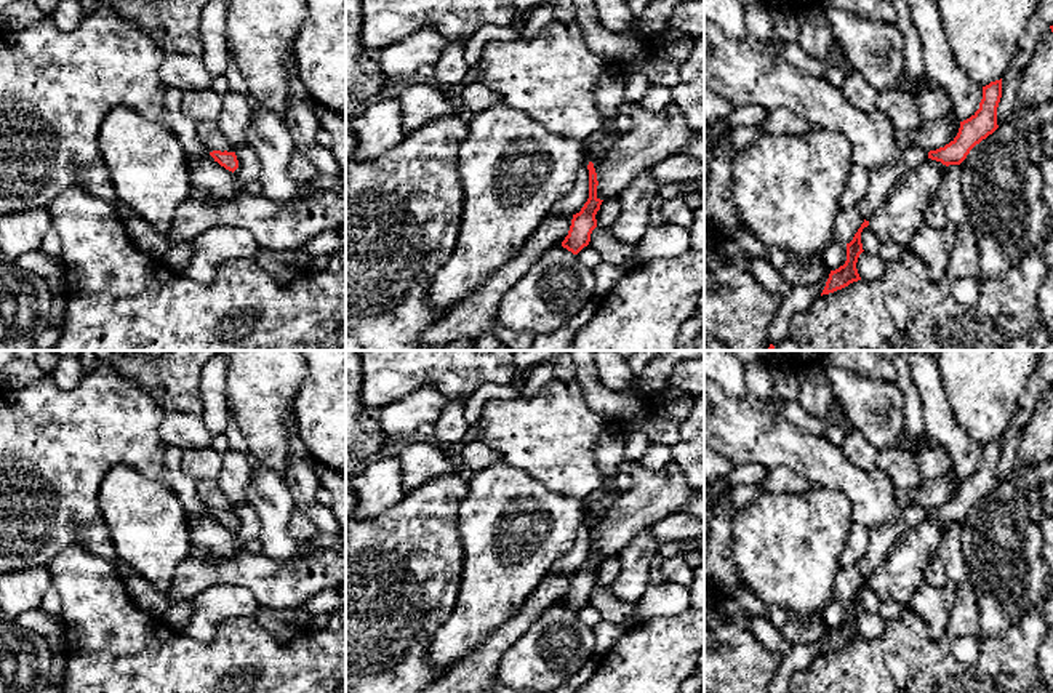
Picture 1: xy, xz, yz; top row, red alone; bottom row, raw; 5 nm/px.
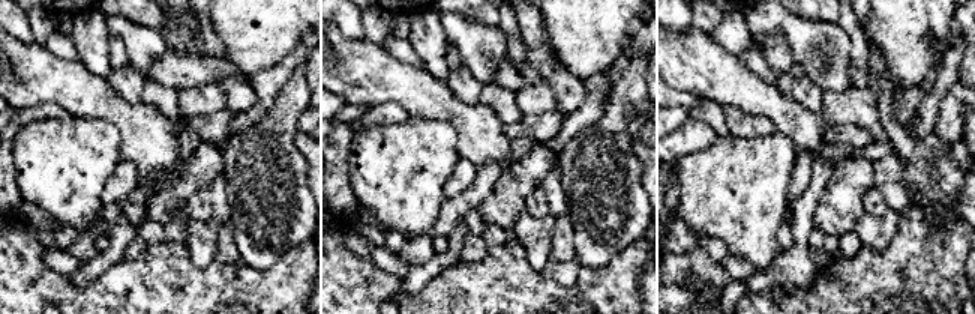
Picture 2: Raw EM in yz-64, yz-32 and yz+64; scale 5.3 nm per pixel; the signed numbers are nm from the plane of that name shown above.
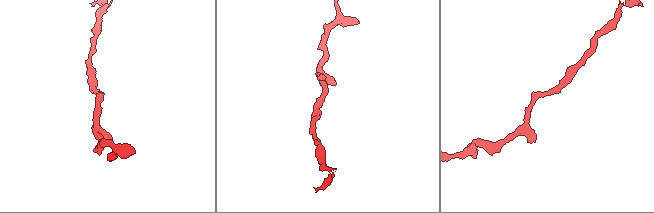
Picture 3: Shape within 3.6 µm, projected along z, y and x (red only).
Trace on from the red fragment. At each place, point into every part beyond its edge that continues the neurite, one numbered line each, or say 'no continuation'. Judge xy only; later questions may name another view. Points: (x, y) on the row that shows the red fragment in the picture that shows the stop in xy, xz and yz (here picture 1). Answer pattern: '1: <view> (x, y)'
no continuation

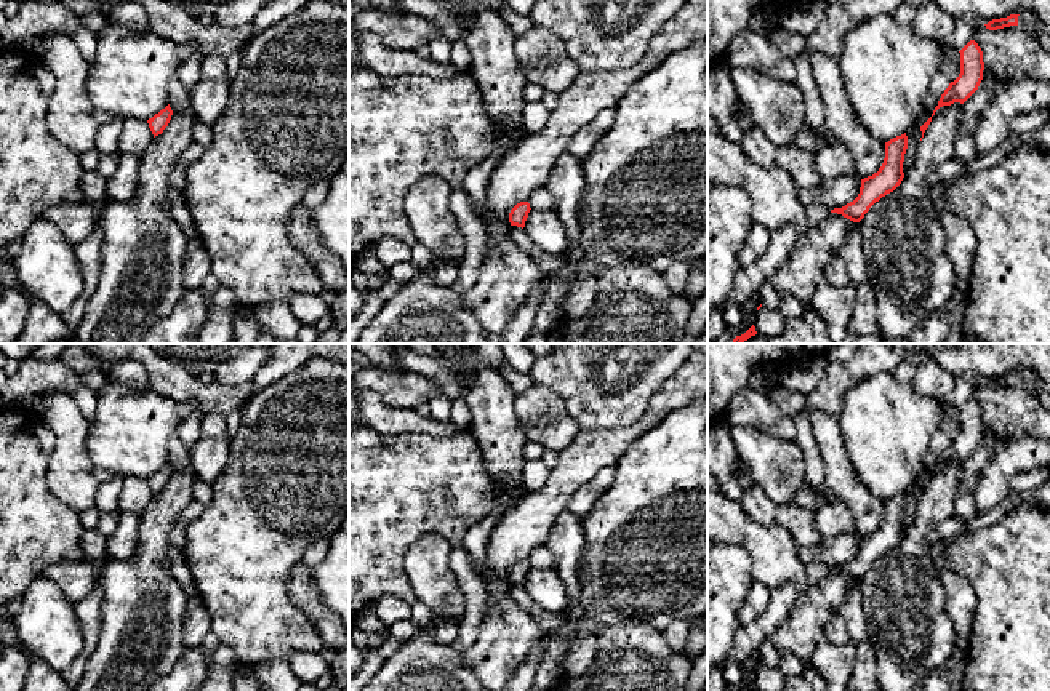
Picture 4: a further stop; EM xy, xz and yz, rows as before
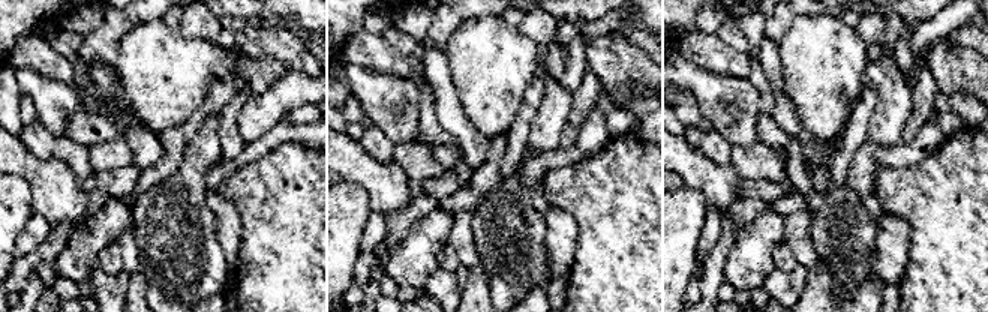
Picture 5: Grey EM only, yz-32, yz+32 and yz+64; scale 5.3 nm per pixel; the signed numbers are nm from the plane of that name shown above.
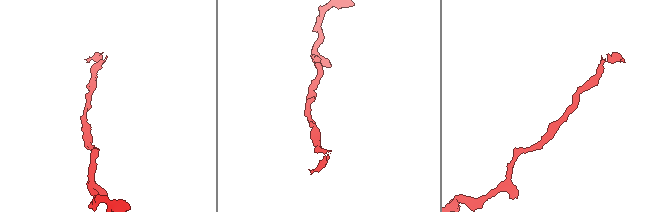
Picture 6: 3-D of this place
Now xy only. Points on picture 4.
no continuation

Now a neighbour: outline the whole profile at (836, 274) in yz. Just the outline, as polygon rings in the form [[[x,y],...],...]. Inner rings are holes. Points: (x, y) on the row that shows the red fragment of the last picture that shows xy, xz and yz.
[[[842,256],[832,258],[824,267],[824,282],[831,286],[842,288],[850,283],[850,275]]]

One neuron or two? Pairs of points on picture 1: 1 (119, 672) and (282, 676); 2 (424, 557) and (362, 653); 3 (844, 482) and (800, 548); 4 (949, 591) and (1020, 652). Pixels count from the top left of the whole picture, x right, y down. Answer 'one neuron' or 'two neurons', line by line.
1: one neuron
2: one neuron
3: two neurons
4: two neurons

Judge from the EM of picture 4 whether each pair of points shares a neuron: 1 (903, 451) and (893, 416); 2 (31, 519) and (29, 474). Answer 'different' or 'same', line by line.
1: same
2: same

